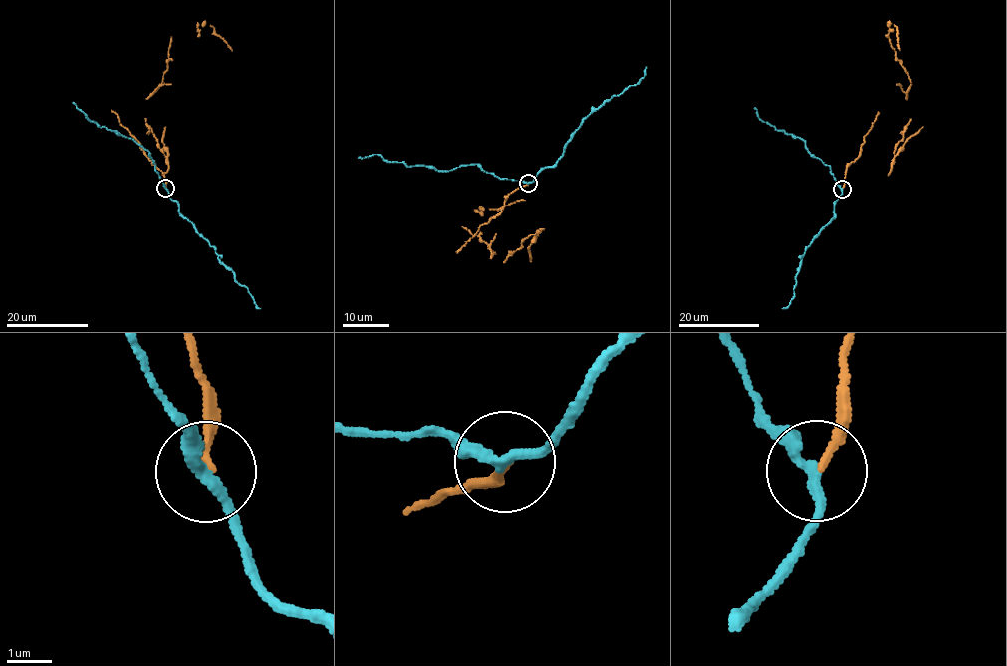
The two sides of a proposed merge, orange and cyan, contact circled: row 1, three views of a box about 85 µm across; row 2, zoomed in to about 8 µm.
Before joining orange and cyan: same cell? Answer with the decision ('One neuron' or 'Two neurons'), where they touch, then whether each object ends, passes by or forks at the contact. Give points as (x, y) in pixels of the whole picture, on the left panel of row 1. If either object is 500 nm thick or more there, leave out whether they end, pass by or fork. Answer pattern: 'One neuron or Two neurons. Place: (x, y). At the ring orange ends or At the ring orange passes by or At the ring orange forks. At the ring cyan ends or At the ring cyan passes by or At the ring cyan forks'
Two neurons. Place: (165, 188). At the ring orange ends. At the ring cyan passes by

